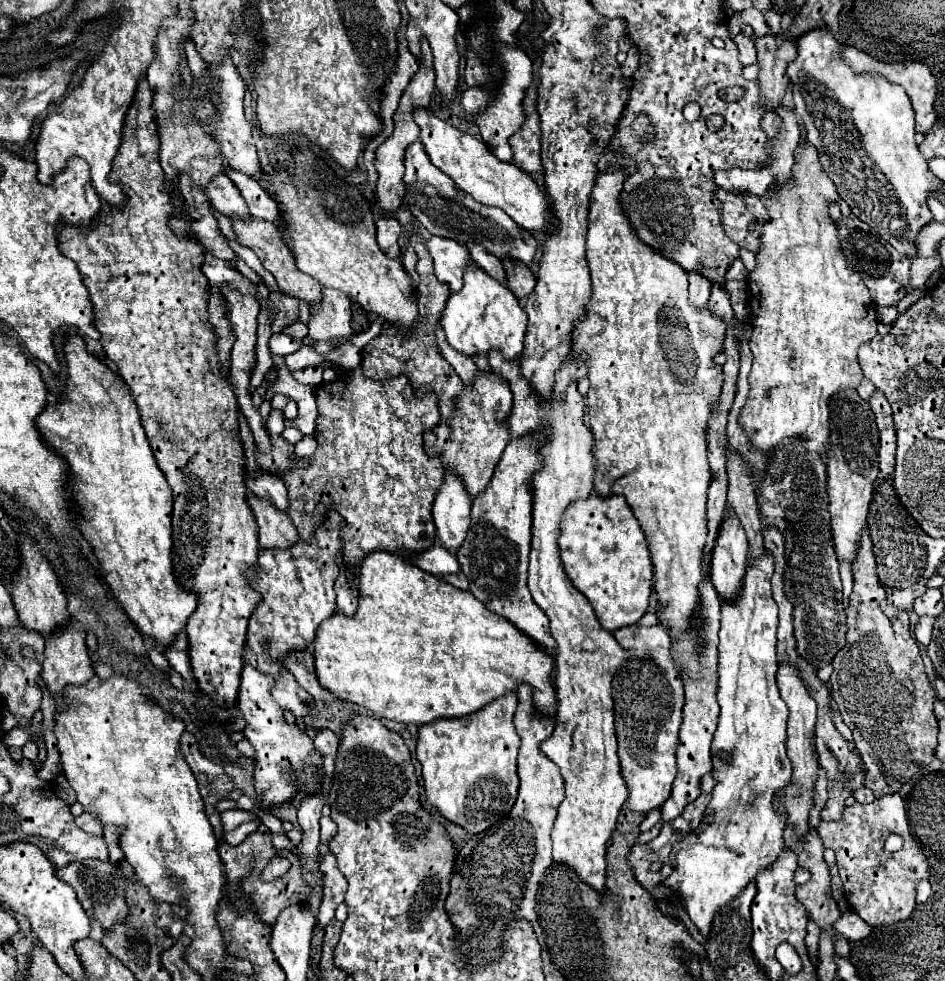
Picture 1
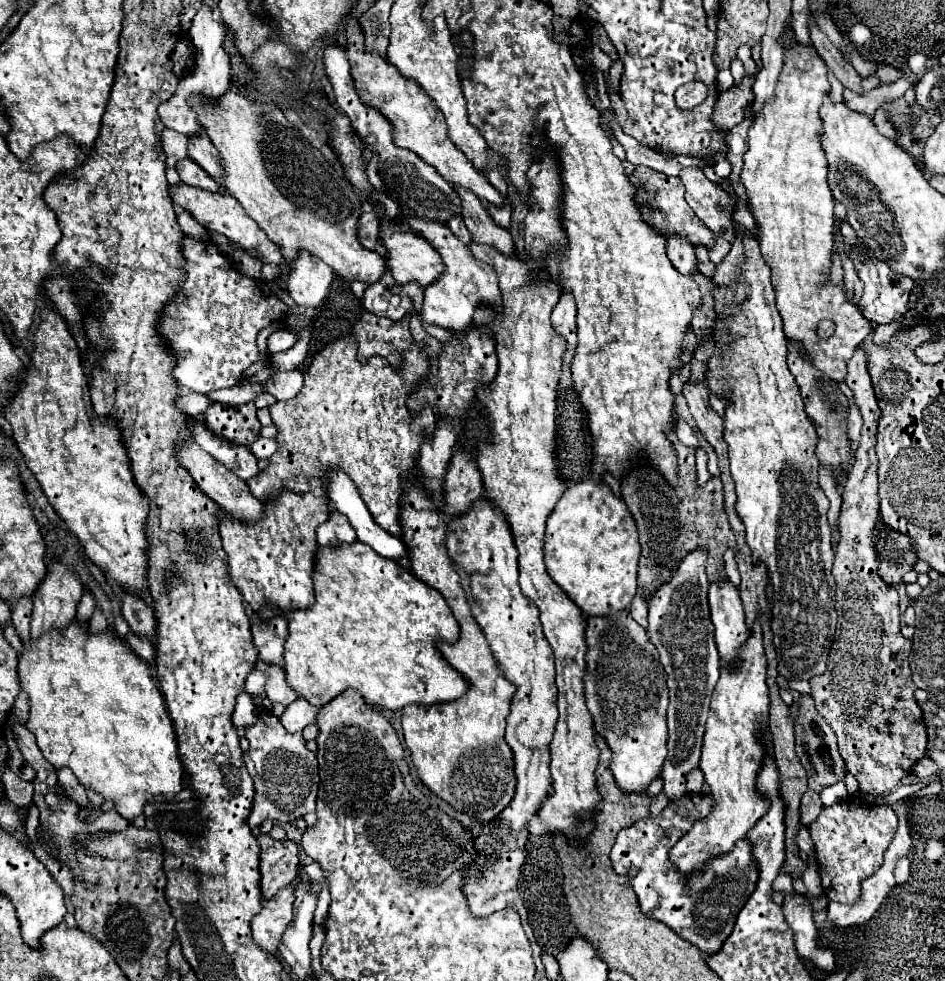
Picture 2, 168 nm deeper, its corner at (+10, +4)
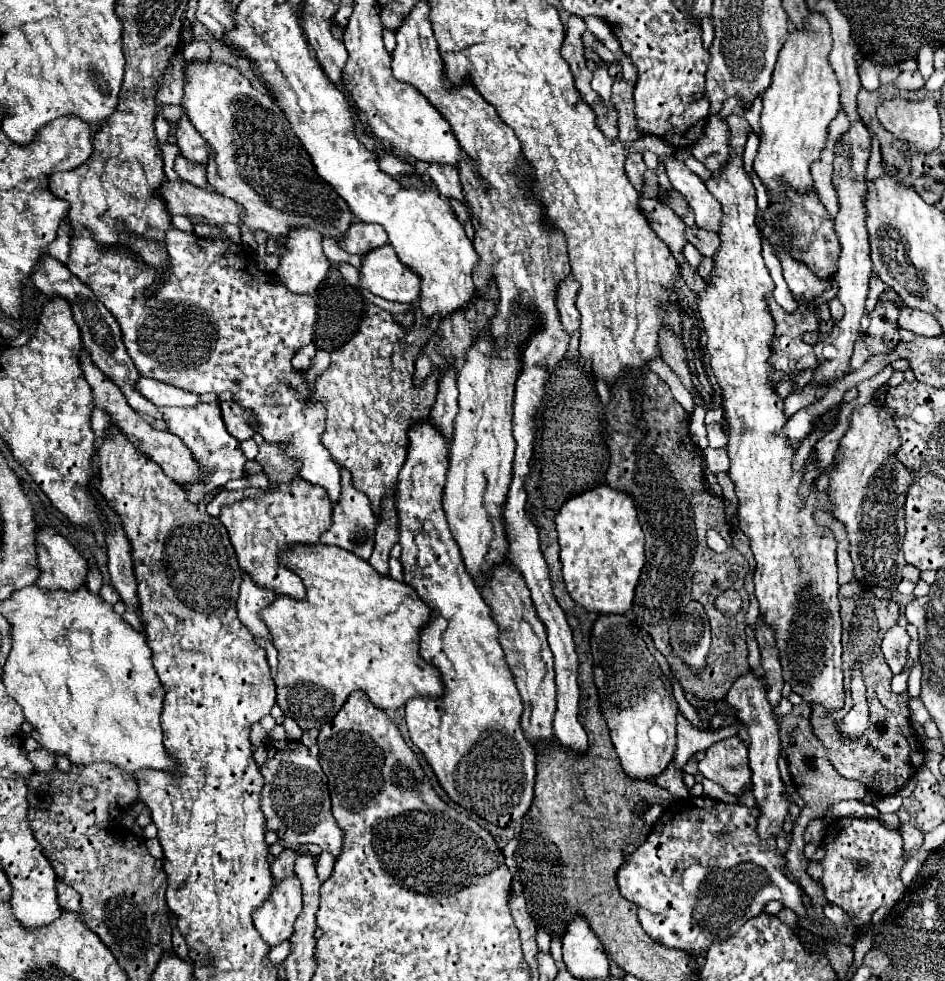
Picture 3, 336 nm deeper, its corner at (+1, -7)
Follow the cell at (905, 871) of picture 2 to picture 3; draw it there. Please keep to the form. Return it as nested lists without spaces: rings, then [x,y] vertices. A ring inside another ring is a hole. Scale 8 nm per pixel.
[[[911,823],[902,824],[899,831],[903,838],[904,850],[906,850],[910,856],[916,856],[916,854],[920,852],[924,834]]]

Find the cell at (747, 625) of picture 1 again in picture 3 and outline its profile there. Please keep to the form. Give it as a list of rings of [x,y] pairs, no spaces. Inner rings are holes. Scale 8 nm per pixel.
[[[738,736],[720,740],[706,750],[698,762],[698,770],[720,784],[728,794],[738,796],[750,784],[748,748]]]

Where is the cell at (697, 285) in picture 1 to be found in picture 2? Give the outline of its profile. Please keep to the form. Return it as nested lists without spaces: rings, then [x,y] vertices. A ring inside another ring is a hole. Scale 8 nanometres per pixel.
[[[667,237],[667,255],[683,277],[695,277],[699,273],[695,249],[689,245],[689,241],[681,237]]]

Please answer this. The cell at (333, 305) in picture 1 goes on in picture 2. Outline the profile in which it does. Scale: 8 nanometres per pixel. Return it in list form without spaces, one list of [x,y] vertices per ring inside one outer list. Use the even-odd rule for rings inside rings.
[[[301,253],[301,257],[293,261],[287,291],[297,305],[313,313],[325,303],[331,281],[333,271],[323,261],[317,261],[317,257],[309,257],[309,253]]]

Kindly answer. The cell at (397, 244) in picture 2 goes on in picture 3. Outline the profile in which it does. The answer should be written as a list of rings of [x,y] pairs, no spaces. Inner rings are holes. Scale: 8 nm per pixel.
[[[390,244],[364,254],[358,272],[360,288],[374,296],[406,304],[418,300],[418,276],[398,260]]]

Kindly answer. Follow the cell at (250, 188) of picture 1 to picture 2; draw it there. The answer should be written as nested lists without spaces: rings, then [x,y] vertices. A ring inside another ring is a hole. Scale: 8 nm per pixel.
[[[203,133],[201,137],[193,137],[189,141],[189,157],[199,163],[217,183],[223,183],[223,165],[221,155],[217,153],[215,145],[209,141],[209,137]]]

